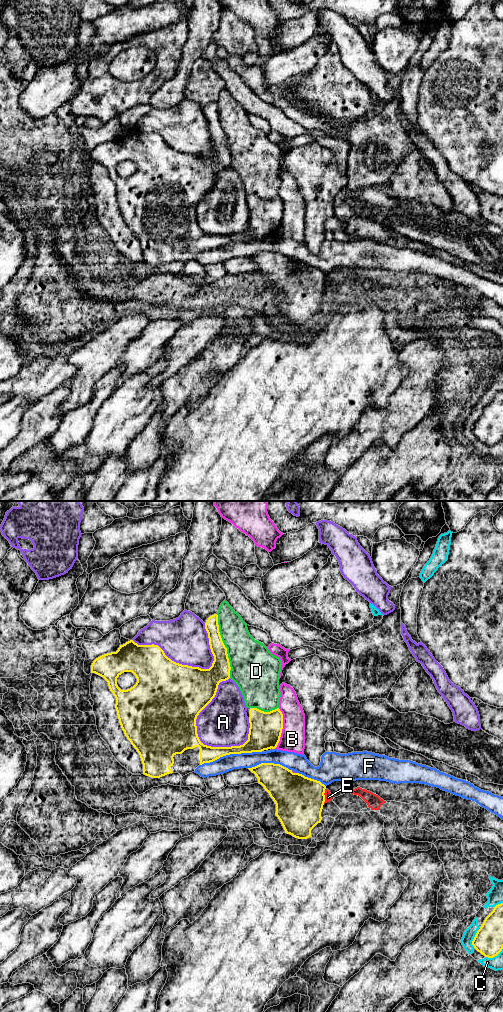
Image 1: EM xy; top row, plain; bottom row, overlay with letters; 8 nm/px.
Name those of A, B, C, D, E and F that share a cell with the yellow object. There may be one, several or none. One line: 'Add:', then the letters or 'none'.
Add: none

